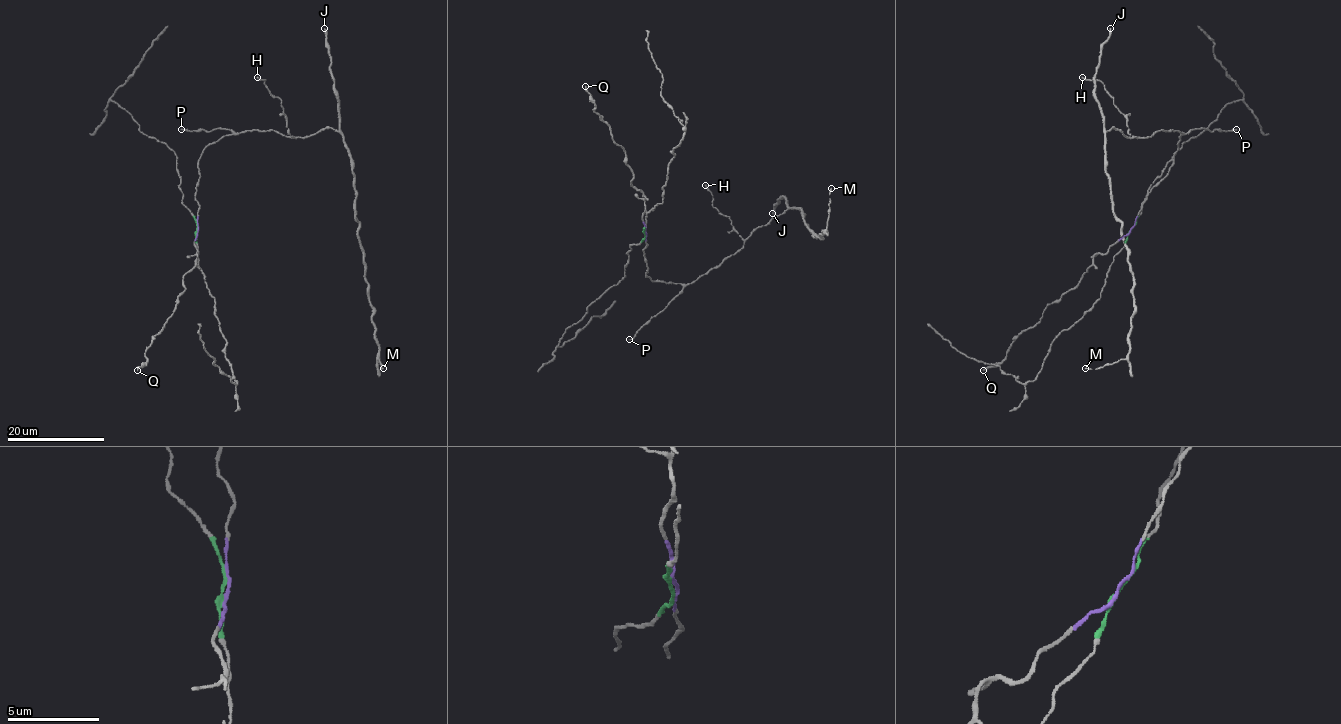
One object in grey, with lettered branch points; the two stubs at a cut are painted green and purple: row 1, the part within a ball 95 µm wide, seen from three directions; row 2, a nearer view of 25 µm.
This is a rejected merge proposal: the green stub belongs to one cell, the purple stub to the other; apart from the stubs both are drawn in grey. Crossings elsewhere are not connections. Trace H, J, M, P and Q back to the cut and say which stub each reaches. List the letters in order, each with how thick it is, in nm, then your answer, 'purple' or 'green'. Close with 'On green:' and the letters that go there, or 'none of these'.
H: 160 nm thick; purple
J: 280 nm thick; purple
M: 150 nm thick; purple
P: 130 nm thick; purple
Q: 200 nm thick; purple
On green: none of these

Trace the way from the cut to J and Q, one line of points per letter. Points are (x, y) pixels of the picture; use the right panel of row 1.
J: (1130, 230), (1147, 193), (1165, 176), (1180, 133), (1128, 138), (1106, 130), (1095, 74), (1111, 28)
Q: (1130, 230), (1106, 253), (1096, 254), (1080, 281), (1049, 304), (1038, 322), (1017, 337), (1001, 361), (983, 371)

